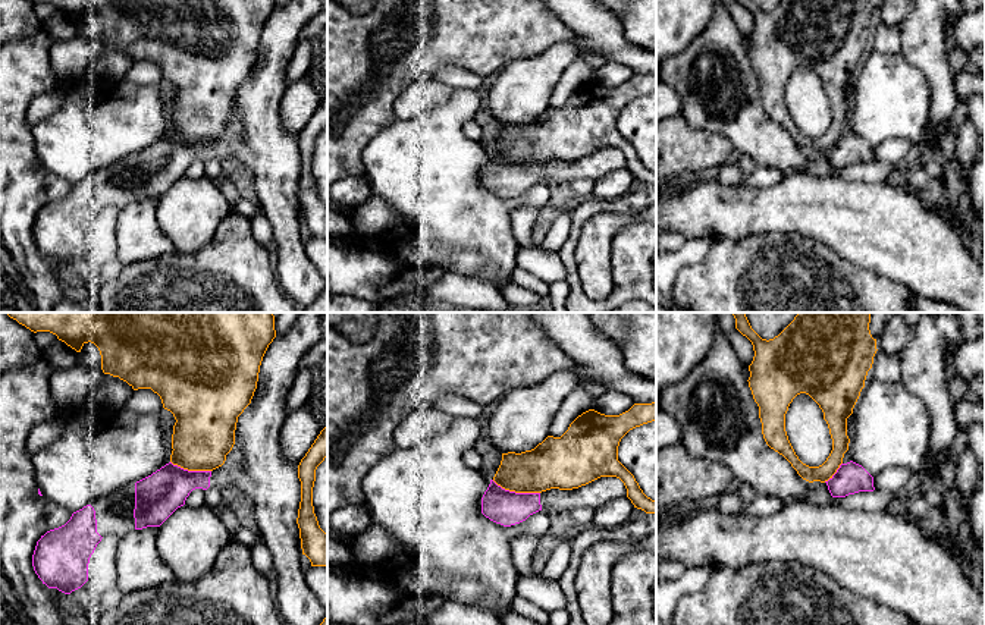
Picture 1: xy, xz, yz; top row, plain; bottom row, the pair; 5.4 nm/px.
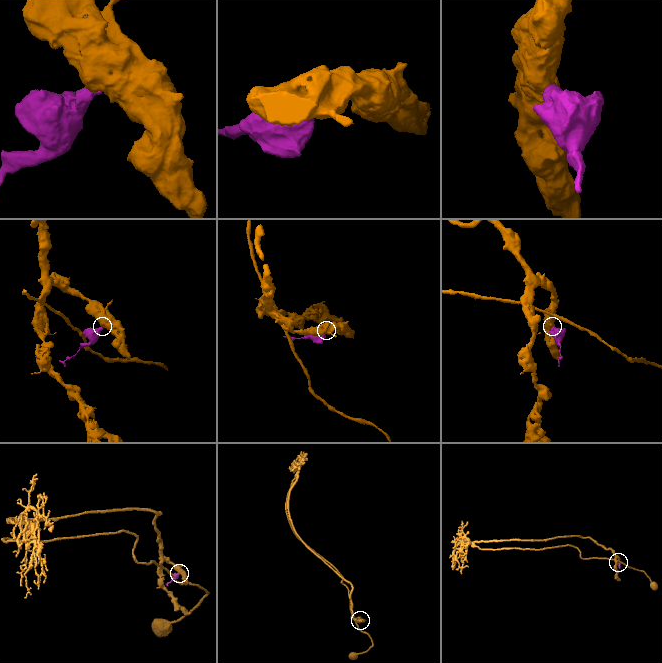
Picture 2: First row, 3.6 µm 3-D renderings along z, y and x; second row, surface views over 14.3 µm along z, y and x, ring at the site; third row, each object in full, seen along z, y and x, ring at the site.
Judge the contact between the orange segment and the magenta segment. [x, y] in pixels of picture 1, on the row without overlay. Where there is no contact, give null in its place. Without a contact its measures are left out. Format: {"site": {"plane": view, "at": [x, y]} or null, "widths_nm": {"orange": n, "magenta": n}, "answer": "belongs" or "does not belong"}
{"site": {"plane": "xz", "at": [515, 163]}, "widths_nm": {"orange": 260, "magenta": 190}, "answer": "does not belong"}

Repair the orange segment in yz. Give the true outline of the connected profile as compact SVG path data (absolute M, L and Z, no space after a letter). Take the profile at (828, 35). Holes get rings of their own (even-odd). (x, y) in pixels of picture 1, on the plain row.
M753 0L737 1L753 16L755 28L749 37L747 53L759 78L766 116L782 126L803 151L809 154L828 153L848 122L847 89L853 85L868 43L872 40L878 22L876 10L872 9L869 0L784 0L769 12L762 10ZM800 65L809 66L819 76L832 110L832 122L819 138L809 138L799 131L785 103L785 85L793 70Z

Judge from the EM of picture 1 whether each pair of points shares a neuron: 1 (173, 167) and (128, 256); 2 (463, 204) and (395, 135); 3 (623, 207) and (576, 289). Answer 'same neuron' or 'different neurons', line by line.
1: different neurons
2: same neuron
3: same neuron

